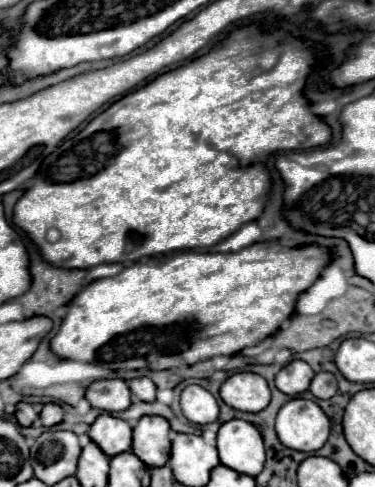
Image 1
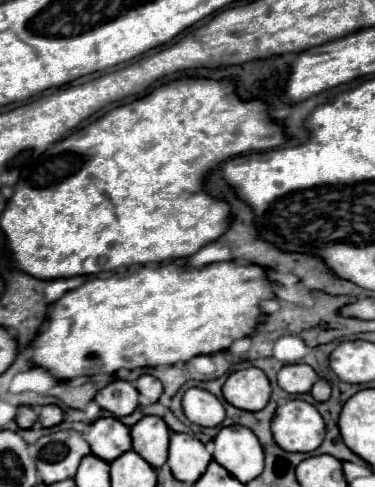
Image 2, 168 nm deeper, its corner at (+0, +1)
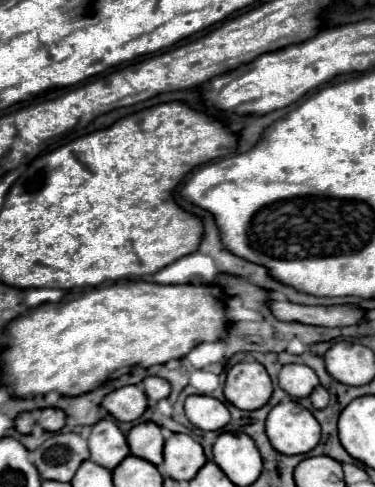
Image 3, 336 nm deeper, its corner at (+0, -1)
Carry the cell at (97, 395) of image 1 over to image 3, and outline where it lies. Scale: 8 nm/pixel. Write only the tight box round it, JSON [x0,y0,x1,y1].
[101,385,147,421]

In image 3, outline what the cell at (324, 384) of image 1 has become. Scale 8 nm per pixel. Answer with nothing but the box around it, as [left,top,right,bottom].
[311,385,329,409]

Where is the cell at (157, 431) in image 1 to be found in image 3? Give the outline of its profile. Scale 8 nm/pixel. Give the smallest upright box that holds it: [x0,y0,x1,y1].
[127,421,163,465]

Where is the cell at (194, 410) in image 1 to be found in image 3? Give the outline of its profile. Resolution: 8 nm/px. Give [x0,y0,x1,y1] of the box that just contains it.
[185,395,229,431]

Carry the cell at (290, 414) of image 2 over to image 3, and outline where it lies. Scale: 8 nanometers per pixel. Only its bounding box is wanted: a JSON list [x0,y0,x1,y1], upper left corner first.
[267,401,321,455]

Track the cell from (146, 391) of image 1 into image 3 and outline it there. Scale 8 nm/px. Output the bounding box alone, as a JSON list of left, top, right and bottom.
[143,377,171,401]

